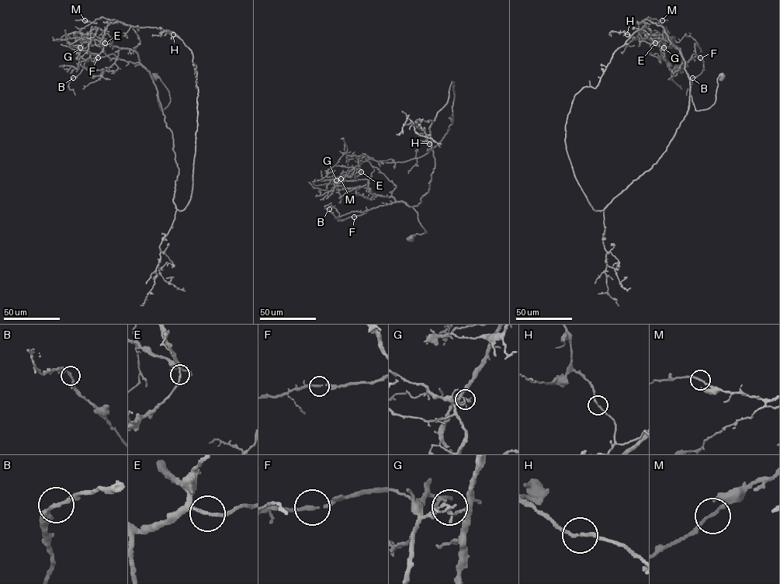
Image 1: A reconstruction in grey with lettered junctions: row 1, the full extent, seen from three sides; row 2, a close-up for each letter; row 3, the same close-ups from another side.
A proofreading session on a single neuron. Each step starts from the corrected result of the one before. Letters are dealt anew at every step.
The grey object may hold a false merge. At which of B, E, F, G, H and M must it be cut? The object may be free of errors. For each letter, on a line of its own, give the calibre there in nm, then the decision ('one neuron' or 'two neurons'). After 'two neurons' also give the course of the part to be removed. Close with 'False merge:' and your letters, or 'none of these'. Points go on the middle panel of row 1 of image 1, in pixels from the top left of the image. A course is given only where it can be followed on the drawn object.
B: 240 nm thick; one neuron
E: 180 nm thick; one neuron
F: 200 nm thick; one neuron
G: 180 nm thick; two neurons; foreign part runs (336, 180), (336, 177), (334, 179), (338, 180), (356, 180)
H: 180 nm thick; one neuron
M: 190 nm thick; one neuron
False merge: G

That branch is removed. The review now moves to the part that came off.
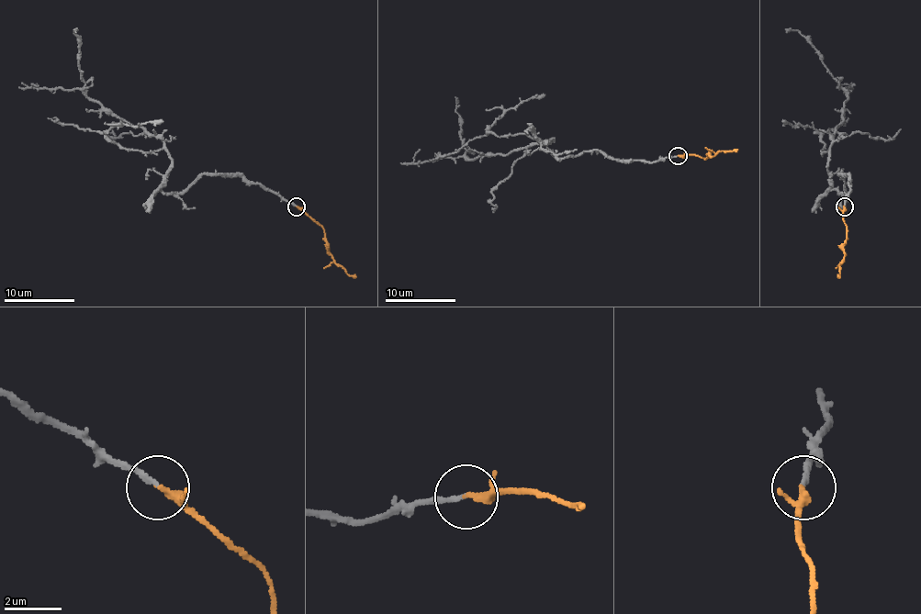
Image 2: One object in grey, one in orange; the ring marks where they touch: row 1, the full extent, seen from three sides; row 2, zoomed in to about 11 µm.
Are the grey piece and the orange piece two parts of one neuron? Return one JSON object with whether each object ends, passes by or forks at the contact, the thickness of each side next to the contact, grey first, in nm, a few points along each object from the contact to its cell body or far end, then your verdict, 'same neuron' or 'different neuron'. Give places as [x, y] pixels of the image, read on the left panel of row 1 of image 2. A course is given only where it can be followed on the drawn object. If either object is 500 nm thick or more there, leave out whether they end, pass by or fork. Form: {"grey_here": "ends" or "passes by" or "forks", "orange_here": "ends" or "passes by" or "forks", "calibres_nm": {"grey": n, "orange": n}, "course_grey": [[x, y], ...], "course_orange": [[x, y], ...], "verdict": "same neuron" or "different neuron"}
{"grey_here": "ends", "orange_here": "ends", "calibres_nm": {"grey": 170, "orange": 280}, "course_grey": [[296, 206], [241, 176], [200, 174], [181, 192], [163, 192], [171, 155], [165, 144], [93, 102], [73, 28]], "course_orange": [[296, 206], [322, 228], [327, 253], [355, 278]], "verdict": "same neuron"}

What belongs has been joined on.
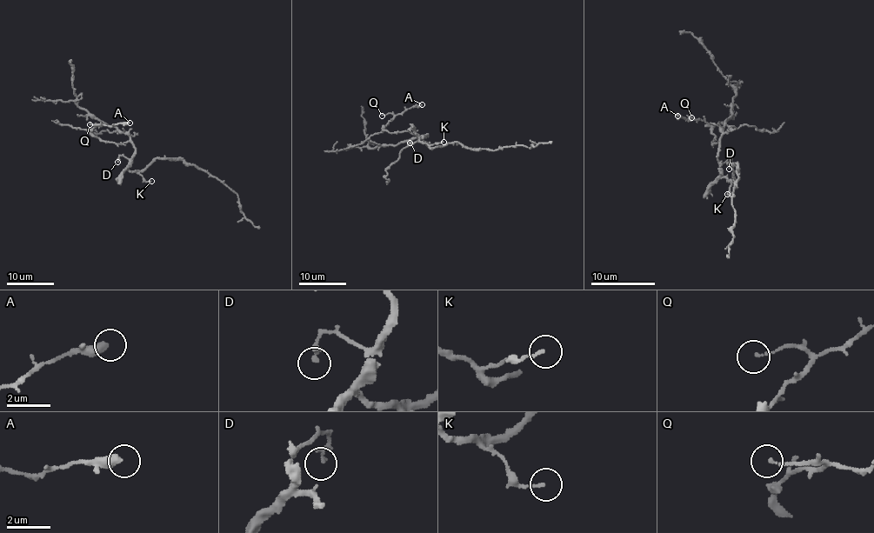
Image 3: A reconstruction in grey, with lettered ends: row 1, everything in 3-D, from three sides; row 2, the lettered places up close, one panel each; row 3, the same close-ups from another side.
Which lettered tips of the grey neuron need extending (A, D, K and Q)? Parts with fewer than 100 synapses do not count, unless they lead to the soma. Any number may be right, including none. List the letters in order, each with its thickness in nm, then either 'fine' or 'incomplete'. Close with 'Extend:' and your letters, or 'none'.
A: 400 nm | fine
D: 190 nm | fine
K: 110 nm | fine
Q: 120 nm | fine
Extend: none

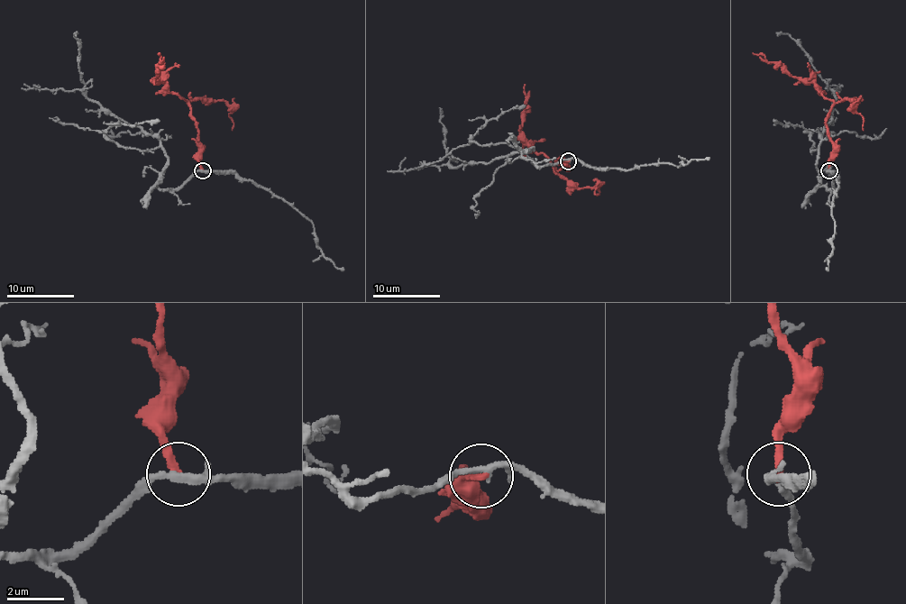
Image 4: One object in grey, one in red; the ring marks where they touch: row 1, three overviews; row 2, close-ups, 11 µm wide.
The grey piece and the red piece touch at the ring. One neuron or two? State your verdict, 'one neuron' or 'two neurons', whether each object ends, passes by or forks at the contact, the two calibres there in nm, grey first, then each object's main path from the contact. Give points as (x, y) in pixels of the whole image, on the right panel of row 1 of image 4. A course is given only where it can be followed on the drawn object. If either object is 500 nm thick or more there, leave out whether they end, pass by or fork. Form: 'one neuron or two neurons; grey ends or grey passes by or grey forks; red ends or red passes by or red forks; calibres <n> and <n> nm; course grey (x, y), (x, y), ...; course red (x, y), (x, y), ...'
two neurons; grey forks; red ends; calibres 200 and 300 nm; course grey (828, 170), (835, 188), (823, 185), (816, 165), (835, 96), (811, 57), (788, 33), (775, 32); course red (829, 170), (833, 143), (826, 118), (833, 103), (811, 82), (800, 79), (769, 62), (761, 54), (752, 52)

